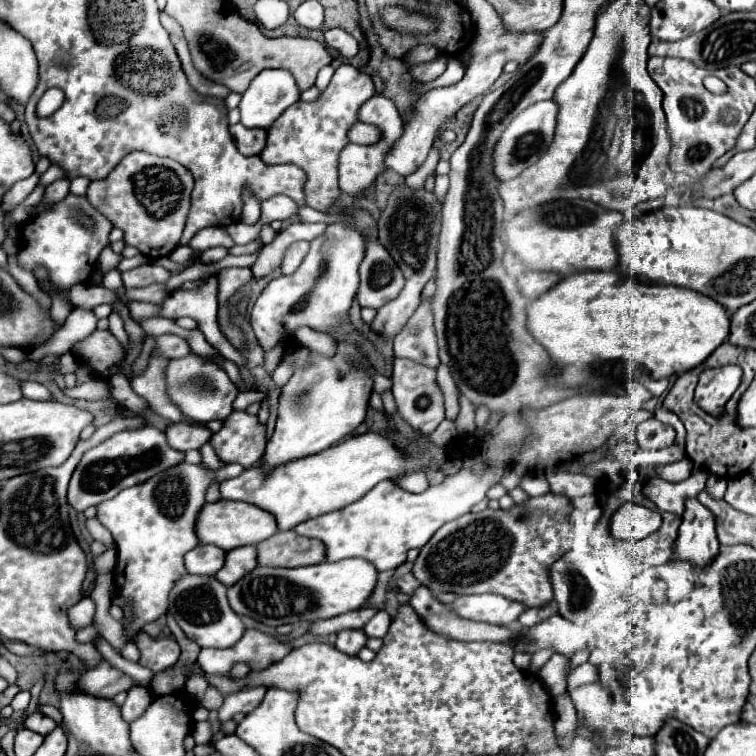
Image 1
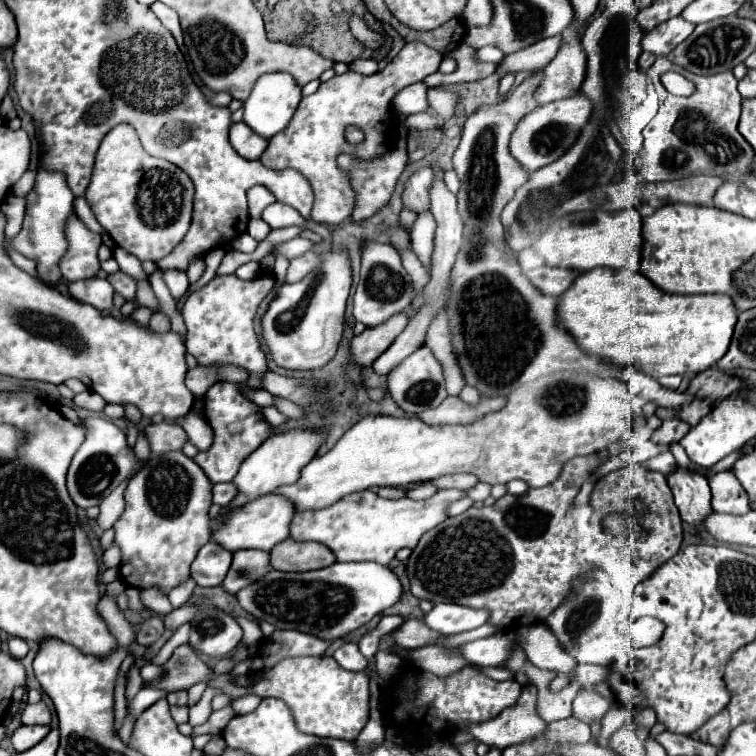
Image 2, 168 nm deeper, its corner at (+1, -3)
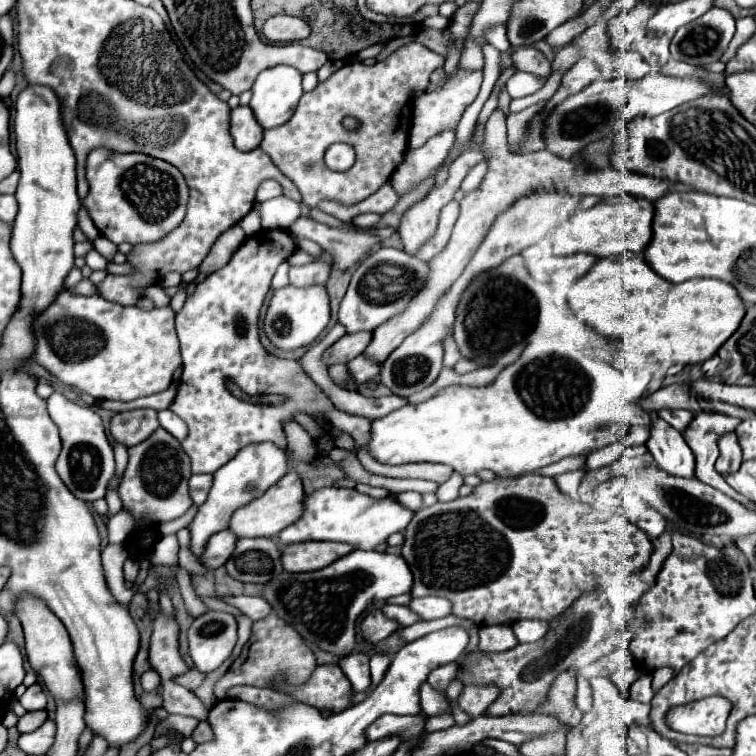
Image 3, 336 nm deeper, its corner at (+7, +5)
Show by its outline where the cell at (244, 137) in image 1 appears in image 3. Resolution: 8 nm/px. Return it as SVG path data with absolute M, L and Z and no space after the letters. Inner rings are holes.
M236 107L230 113L230 135L238 151L252 151L260 145L264 129L256 123L250 107Z

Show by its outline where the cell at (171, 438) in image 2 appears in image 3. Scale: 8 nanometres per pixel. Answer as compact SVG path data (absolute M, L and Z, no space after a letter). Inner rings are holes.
M134 409L126 413L118 413L112 423L110 431L112 437L126 447L134 447L148 439L160 427L158 413L154 409Z

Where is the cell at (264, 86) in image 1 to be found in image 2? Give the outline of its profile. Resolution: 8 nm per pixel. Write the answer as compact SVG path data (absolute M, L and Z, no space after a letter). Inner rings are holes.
M266 73L256 81L252 95L244 101L244 123L252 127L252 131L258 133L260 137L270 139L288 127L300 101L302 101L302 87L292 79L292 75Z

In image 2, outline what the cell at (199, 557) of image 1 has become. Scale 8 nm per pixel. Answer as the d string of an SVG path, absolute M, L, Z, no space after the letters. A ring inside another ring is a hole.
M208 541L192 563L192 579L200 587L216 587L224 581L232 563L232 553L214 541Z

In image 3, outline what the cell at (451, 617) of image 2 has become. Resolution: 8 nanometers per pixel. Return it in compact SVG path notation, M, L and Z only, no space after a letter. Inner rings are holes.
M444 597L412 599L408 607L414 613L418 613L422 619L440 619L440 617L448 617L452 613L452 603Z

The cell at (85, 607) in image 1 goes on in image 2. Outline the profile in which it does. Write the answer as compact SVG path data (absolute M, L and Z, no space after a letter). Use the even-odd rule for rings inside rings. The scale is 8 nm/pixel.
M104 595L98 603L98 613L102 615L102 619L110 625L112 633L116 635L118 643L122 647L130 647L132 643L136 643L136 633L132 629L132 625L128 623L128 619L124 617L124 611L118 609L116 605L116 597L112 595Z

